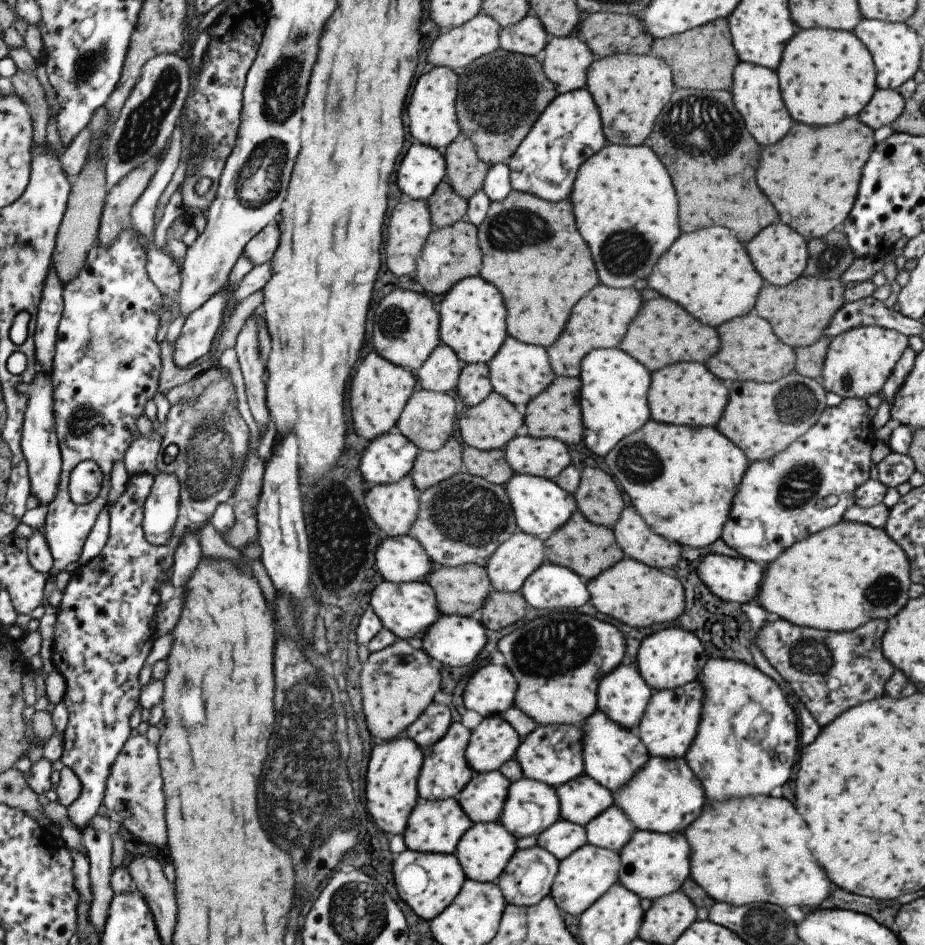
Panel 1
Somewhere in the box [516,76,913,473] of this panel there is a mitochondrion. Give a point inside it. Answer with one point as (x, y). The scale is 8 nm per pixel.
(712, 115)

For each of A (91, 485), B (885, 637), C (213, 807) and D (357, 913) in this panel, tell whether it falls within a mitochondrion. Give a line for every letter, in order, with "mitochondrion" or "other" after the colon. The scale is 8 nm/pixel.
A: other
B: other
C: other
D: mitochondrion

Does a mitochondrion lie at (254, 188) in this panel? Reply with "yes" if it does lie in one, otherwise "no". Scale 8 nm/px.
yes

